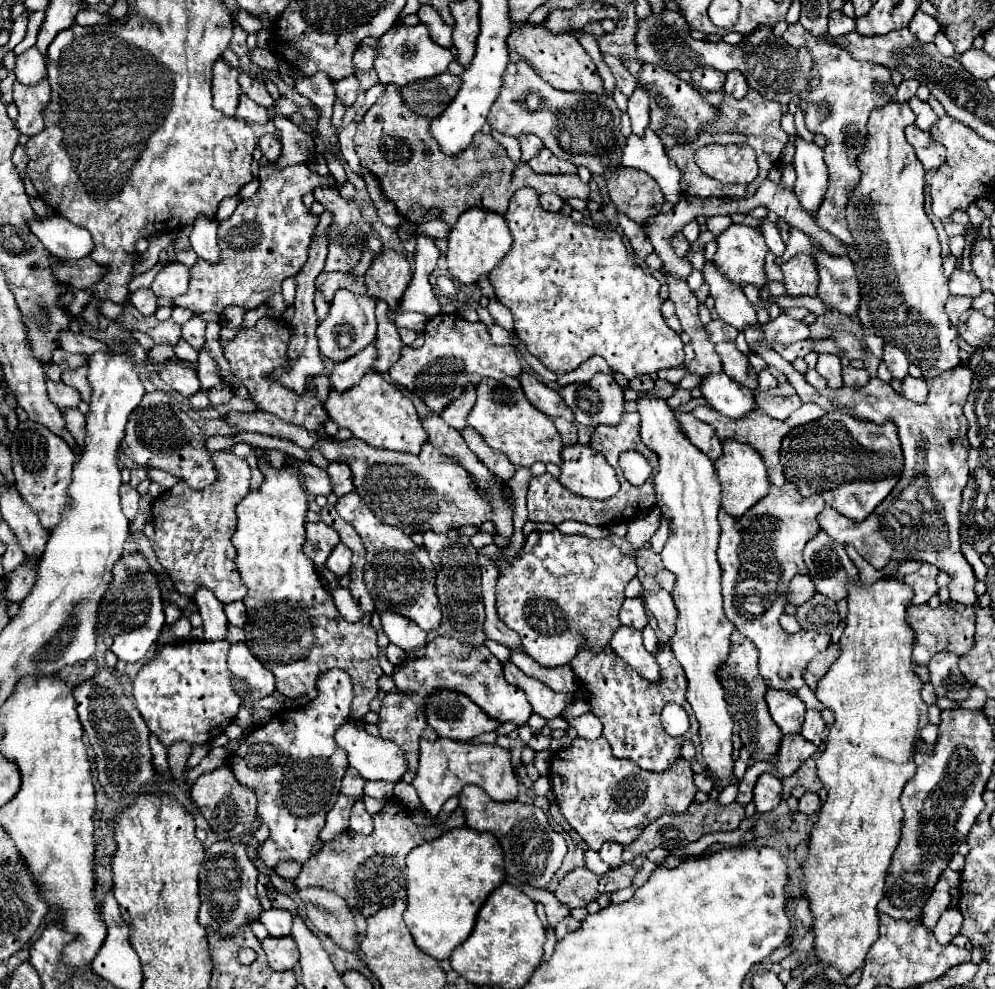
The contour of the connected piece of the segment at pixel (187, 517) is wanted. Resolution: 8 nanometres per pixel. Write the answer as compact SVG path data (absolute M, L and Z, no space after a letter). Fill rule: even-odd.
M213 452L211 460L219 472L215 484L205 490L191 490L185 482L179 482L153 500L155 534L151 544L181 596L193 598L193 588L203 586L211 590L219 602L229 604L243 600L247 594L247 588L235 568L235 548L231 544L231 536L237 526L235 506L249 492L251 468L243 458L227 452Z

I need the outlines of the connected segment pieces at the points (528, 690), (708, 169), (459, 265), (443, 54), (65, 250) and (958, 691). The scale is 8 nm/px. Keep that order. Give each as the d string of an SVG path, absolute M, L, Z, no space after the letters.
M505 664L503 668L505 668L505 680L509 684L521 688L527 694L527 700L531 702L535 714L539 714L545 720L553 720L553 718L561 716L561 712L567 706L567 698L563 694L553 692L545 684L541 684L539 680L525 676L513 664Z
M747 144L703 146L695 154L695 162L709 178L724 184L748 184L755 180L759 170L755 150Z
M471 208L463 212L449 236L449 248L447 248L449 276L459 280L461 284L475 284L479 276L489 274L497 266L497 262L503 260L503 256L511 248L511 242L513 238L509 234L503 216L485 208Z
M415 24L415 26L395 26L387 30L379 40L377 40L377 58L375 58L375 72L381 80L381 84L397 84L405 86L423 78L437 76L447 70L449 62L453 60L451 50L441 48L435 44L429 36L429 30L425 24Z
M45 216L29 222L33 234L43 246L61 260L81 260L93 252L89 230L71 224L63 216Z
M939 652L931 658L929 676L937 696L947 696L949 700L965 700L969 696L973 684L961 674L957 662L959 658L951 652Z

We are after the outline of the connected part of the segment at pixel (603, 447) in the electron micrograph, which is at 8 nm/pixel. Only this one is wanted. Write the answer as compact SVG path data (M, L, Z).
M637 412L625 414L619 426L597 426L591 436L591 446L593 450L605 456L605 460L615 468L615 472L617 472L619 454L623 450L635 450L651 462L653 466L651 478L657 474L657 456L639 438L639 414Z

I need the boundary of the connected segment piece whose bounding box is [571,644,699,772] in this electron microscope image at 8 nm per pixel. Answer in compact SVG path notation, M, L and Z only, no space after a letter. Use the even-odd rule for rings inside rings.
M661 644L659 654L655 656L661 666L661 682L645 682L629 664L619 660L615 652L605 646L601 654L593 654L589 650L579 650L579 654L573 658L571 668L579 676L581 684L587 690L587 702L591 704L591 712L601 720L603 724L603 736L613 748L615 758L627 758L635 764L639 764L645 770L663 772L669 768L681 752L681 744L685 738L691 738L699 730L699 722L689 710L689 702L685 702L685 672L681 670L681 664L677 658L673 658L673 650L669 644ZM667 702L677 702L685 708L689 714L691 726L685 736L669 736L665 734L659 714Z

